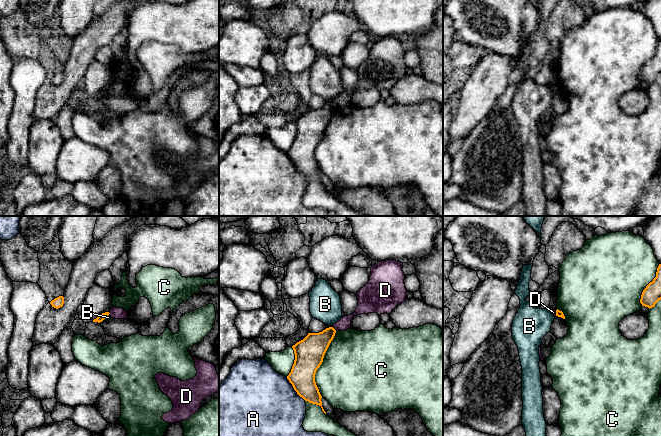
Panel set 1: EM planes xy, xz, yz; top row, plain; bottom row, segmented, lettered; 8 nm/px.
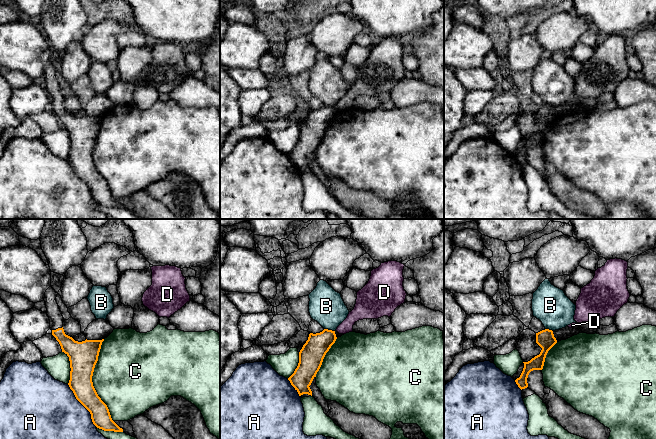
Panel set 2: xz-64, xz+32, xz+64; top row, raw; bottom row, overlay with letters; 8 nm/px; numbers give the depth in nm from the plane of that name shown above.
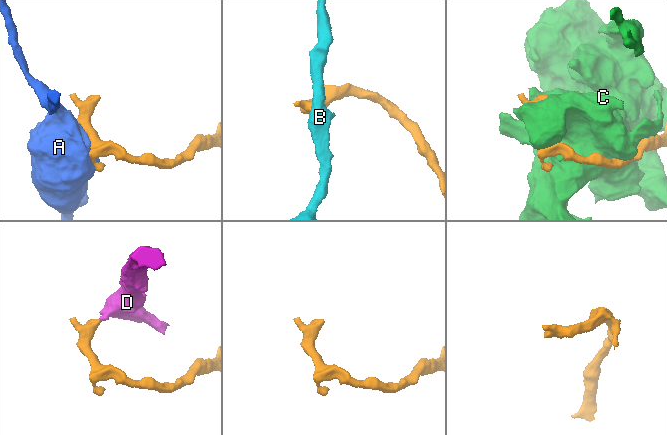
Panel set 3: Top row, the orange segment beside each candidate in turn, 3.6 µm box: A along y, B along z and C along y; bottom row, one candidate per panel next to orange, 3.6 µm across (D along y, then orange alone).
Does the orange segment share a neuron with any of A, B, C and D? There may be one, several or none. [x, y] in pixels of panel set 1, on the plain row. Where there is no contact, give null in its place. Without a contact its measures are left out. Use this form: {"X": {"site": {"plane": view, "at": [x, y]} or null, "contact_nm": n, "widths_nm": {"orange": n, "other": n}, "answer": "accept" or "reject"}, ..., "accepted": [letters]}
{"A": {"site": {"plane": "xz", "at": [294, 165]}, "contact_nm": 240, "widths_nm": {"orange": 200, "other": 500}, "answer": "reject"}, "B": {"site": {"plane": "xy", "at": [105, 93]}, "contact_nm": 100, "widths_nm": {"orange": 60, "other": 30}, "answer": "reject"}, "C": {"site": {"plane": "xz", "at": [321, 139]}, "contact_nm": 550, "widths_nm": {"orange": 240, "other": 500}, "answer": "reject"}, "D": {"site": {"plane": "xz", "at": [333, 104]}, "contact_nm": 50, "widths_nm": {"orange": 220, "other": 100}, "answer": "reject"}, "accepted": []}

